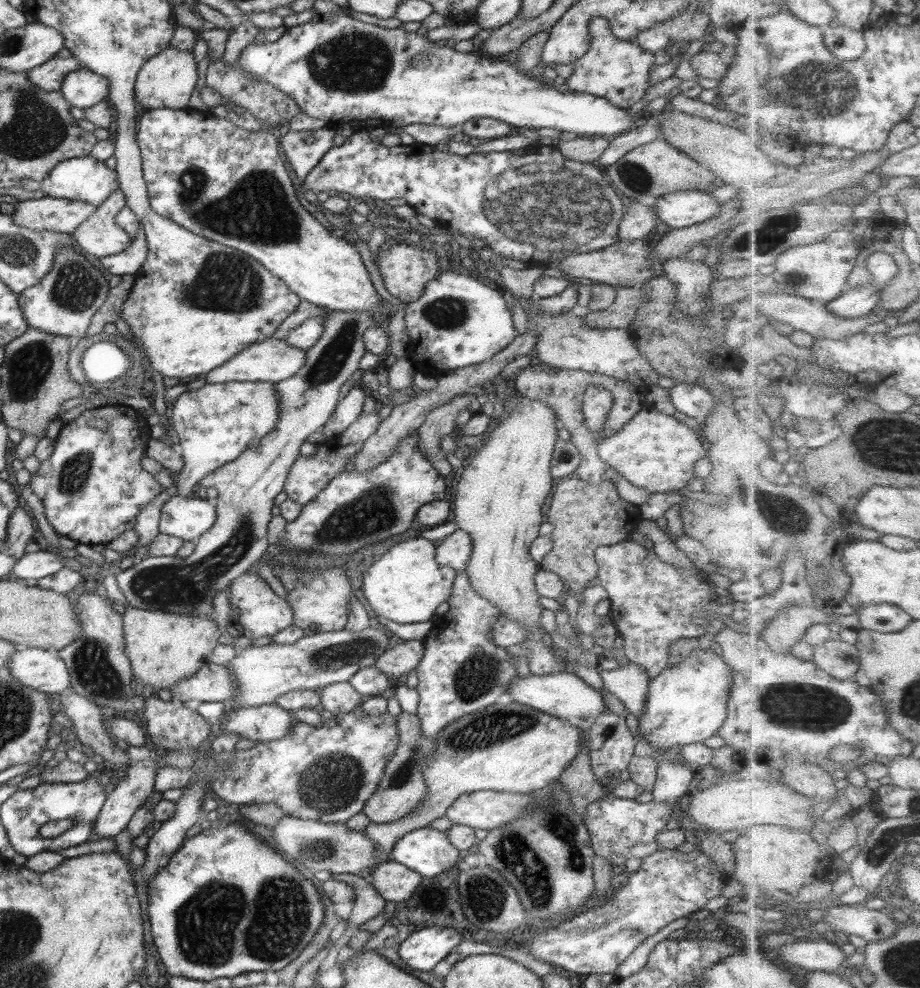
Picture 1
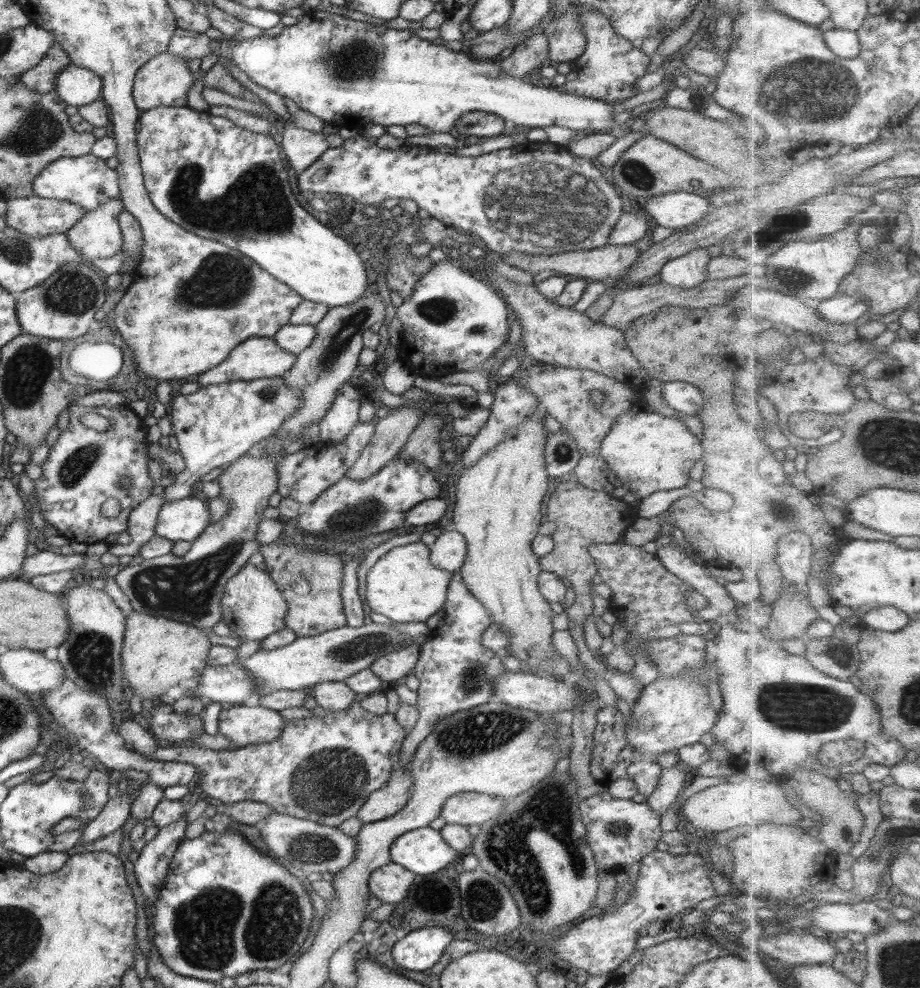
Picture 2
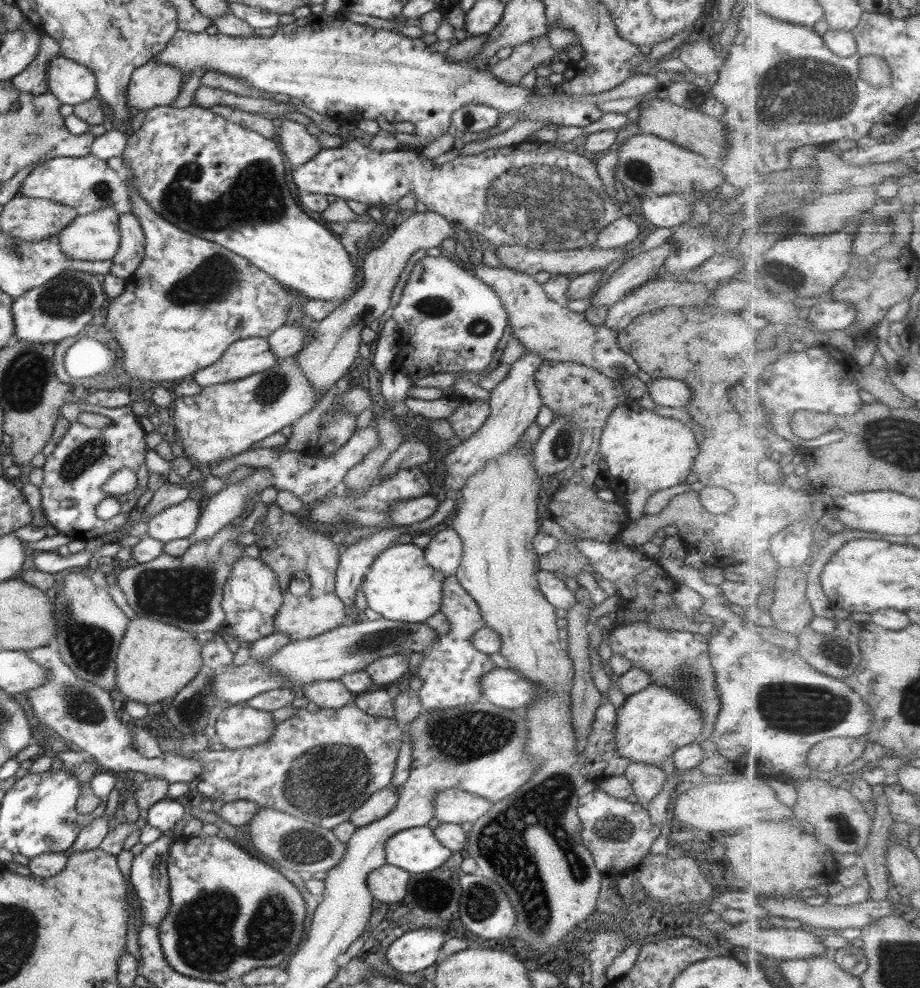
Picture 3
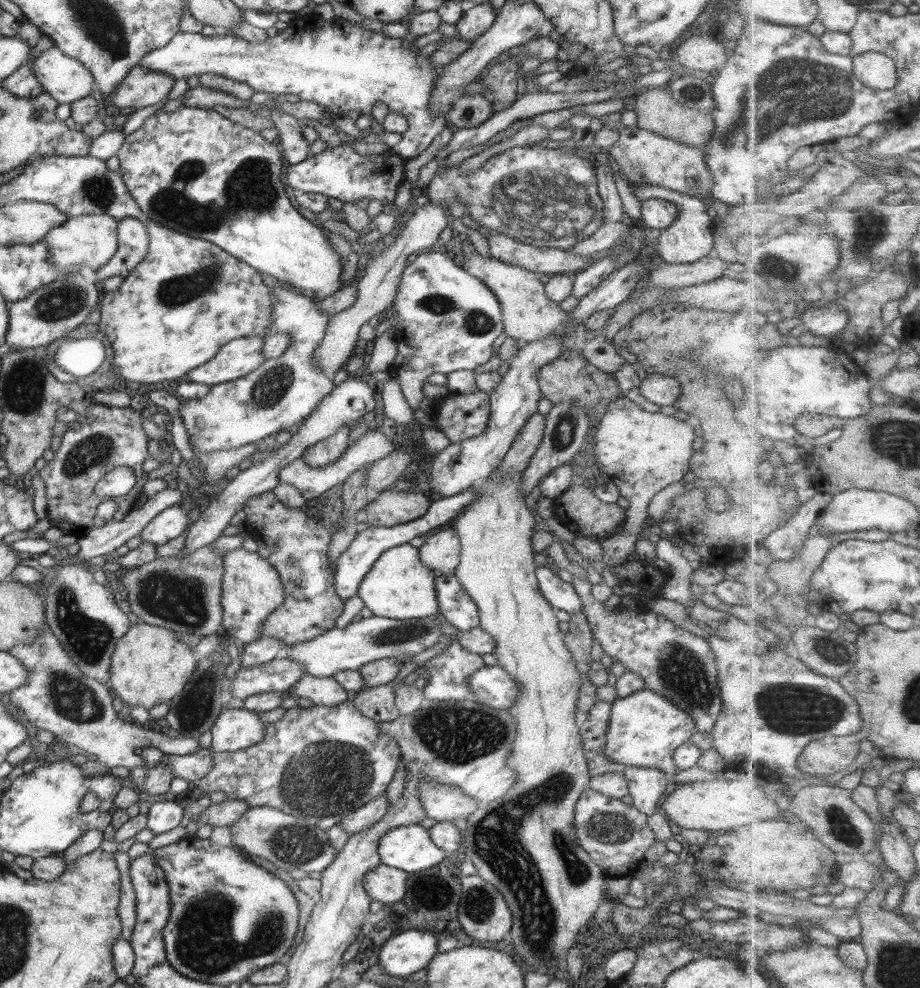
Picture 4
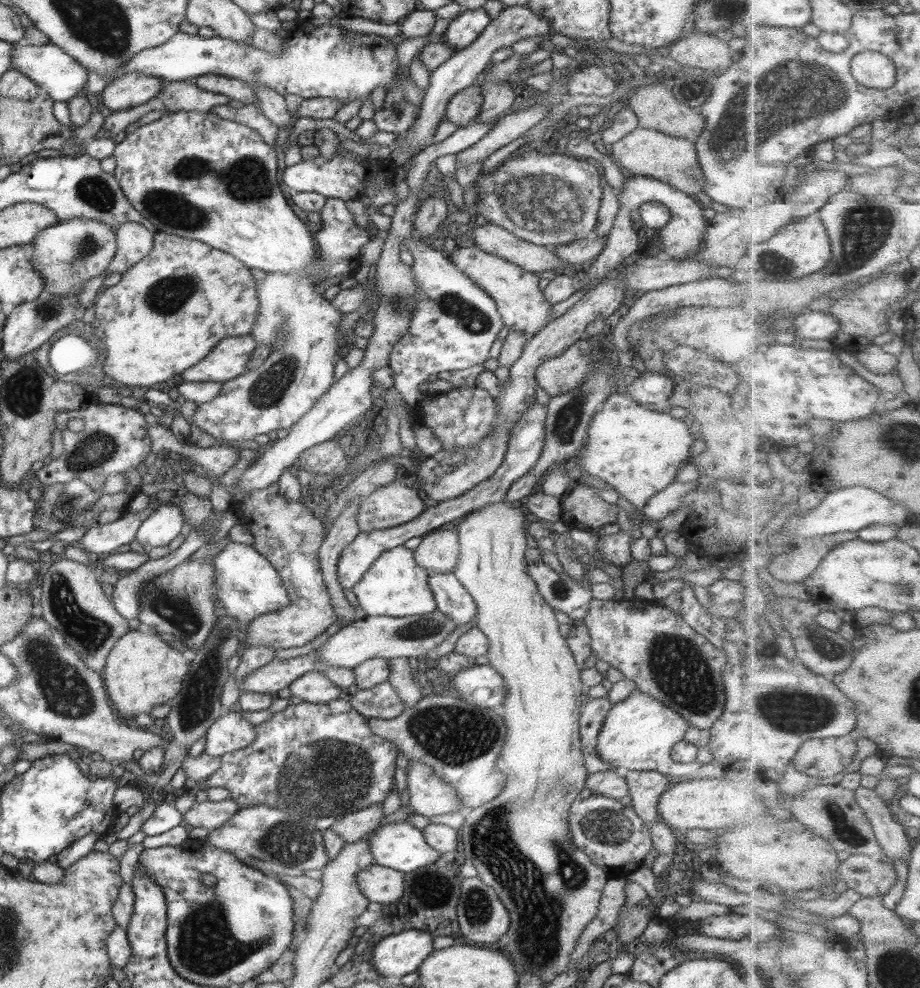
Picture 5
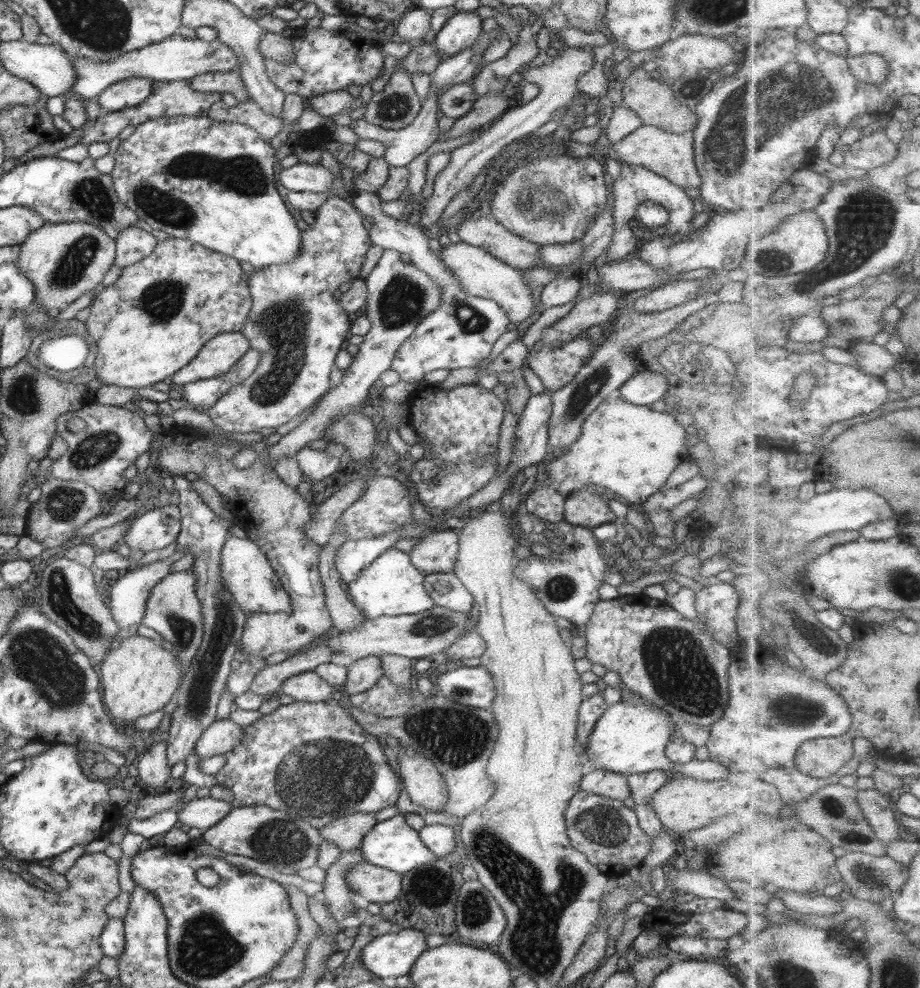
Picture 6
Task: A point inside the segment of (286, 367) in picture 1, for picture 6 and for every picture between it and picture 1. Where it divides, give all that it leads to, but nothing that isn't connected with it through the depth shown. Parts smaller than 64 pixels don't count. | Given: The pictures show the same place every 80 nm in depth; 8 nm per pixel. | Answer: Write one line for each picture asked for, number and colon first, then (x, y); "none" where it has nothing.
2: (257, 357)
3: (245, 357)
4: (238, 357)
5: (228, 359)
6: (221, 352)

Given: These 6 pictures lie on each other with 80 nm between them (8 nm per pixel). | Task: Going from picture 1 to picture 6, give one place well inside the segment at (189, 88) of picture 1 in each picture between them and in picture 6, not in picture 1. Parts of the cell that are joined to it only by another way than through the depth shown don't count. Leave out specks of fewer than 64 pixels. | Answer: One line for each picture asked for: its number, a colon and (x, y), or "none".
2: (165, 80)
3: (153, 85)
4: (141, 88)
5: (133, 89)
6: (129, 93)

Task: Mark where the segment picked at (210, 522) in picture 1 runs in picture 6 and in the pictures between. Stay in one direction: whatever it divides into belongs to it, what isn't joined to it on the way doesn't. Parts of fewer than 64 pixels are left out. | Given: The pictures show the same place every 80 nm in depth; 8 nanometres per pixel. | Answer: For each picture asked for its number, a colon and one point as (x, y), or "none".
2: (186, 519)
3: (179, 521)
4: (169, 524)
5: (160, 528)
6: (158, 528)

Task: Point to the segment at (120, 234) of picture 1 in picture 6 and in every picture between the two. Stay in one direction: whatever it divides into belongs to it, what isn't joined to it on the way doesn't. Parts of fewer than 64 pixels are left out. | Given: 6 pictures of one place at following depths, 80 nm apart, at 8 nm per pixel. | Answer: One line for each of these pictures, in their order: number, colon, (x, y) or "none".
2: (97, 234)
3: (95, 236)
4: (90, 241)
5: (71, 252)
6: (64, 261)

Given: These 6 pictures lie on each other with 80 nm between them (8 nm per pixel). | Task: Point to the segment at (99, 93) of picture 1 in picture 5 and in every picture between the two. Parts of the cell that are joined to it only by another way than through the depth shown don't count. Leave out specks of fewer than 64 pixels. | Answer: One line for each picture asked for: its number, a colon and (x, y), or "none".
2: (76, 86)
3: (73, 84)
4: (65, 79)
5: (54, 71)

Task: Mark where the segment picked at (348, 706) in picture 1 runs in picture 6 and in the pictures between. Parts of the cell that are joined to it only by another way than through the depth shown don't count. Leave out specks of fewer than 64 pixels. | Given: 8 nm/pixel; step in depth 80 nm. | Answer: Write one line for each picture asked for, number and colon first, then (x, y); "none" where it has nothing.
2: (333, 696)
3: (332, 694)
4: (324, 691)
5: (314, 687)
6: (305, 687)

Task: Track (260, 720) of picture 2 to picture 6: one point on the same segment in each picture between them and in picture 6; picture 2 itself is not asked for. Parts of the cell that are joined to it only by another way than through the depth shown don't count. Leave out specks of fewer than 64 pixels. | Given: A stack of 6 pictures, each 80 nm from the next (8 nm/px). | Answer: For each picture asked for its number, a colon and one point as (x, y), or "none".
3: (236, 728)
4: (235, 729)
5: (231, 732)
6: (221, 736)

